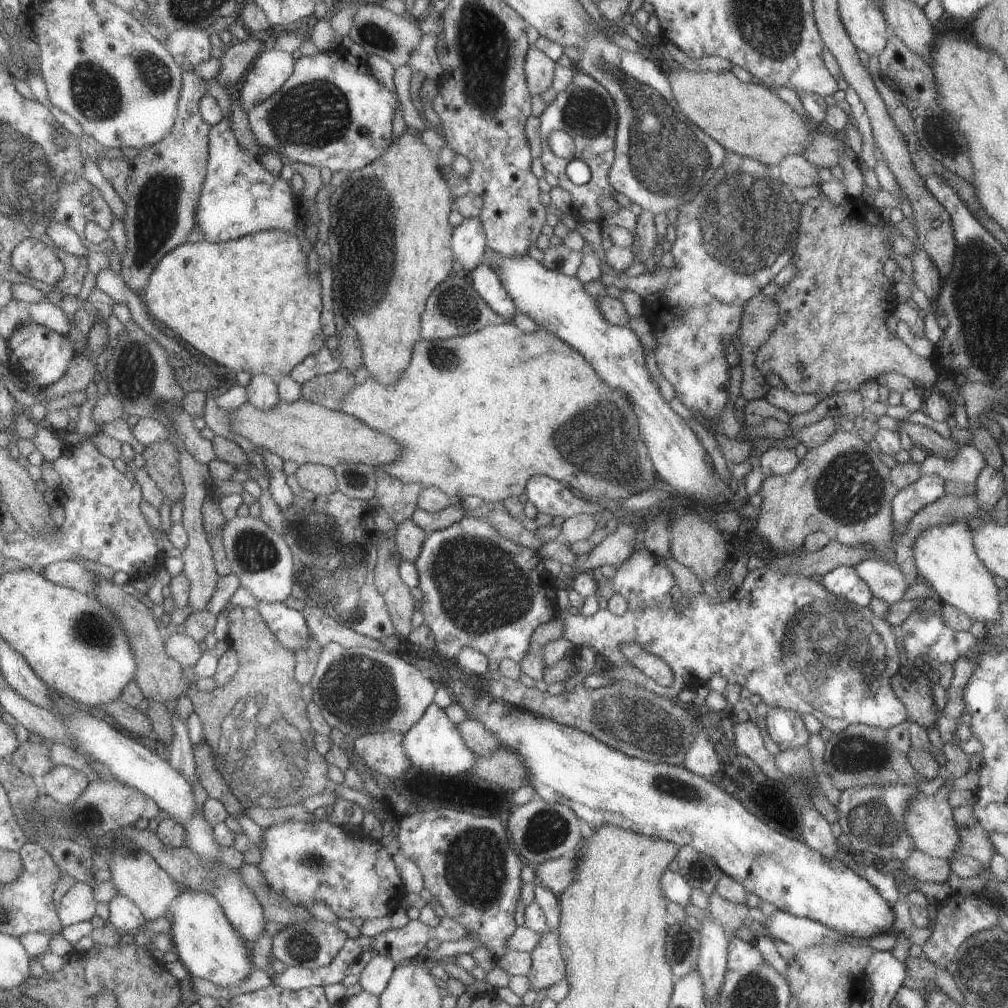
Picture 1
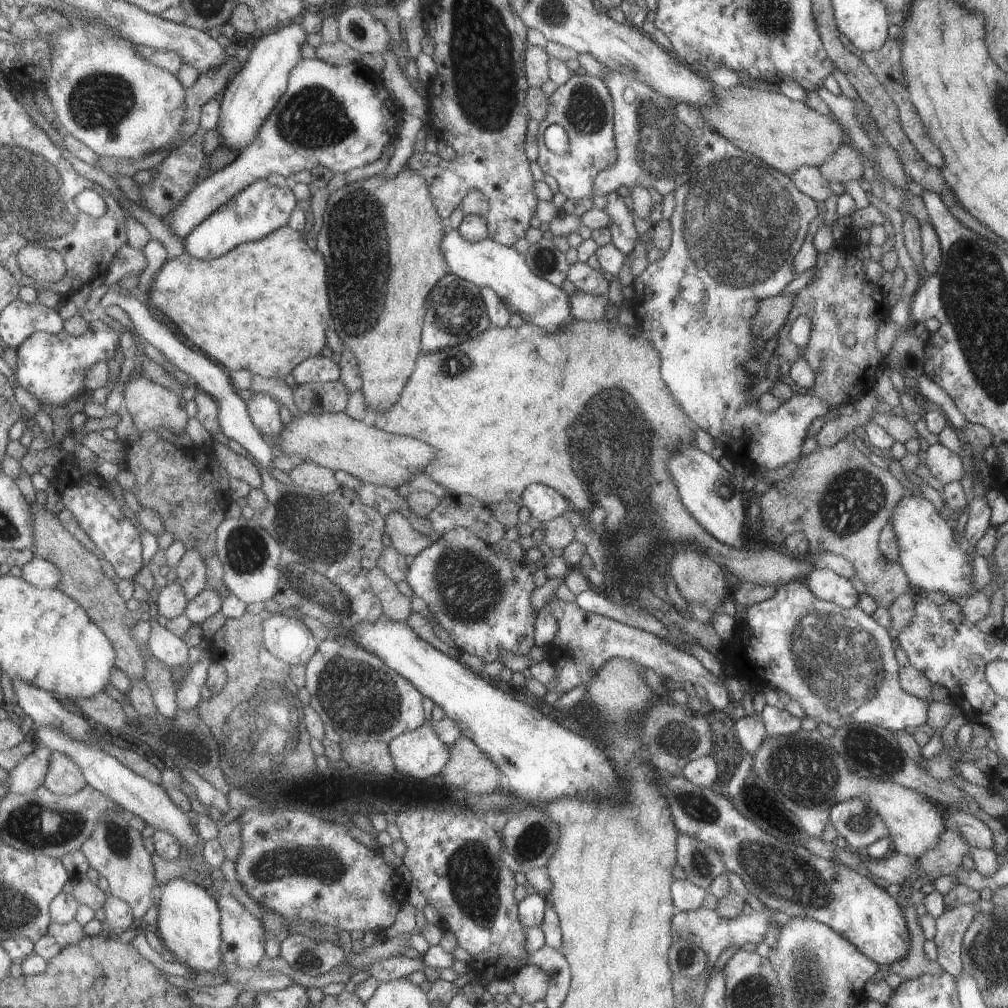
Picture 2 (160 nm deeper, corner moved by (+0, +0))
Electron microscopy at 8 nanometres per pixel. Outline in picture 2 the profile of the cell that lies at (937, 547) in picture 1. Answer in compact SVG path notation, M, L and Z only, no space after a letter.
M907 489L904 490L903 496L895 508L891 510L891 516L888 519L891 522L891 528L895 538L897 538L898 562L906 575L908 583L925 594L930 591L943 592L953 602L957 600L967 600L973 596L977 590L972 588L970 583L970 574L973 564L968 563L968 555L964 552L962 543L955 539L951 521L946 514L939 514L932 506L932 500L927 498L913 496Z

